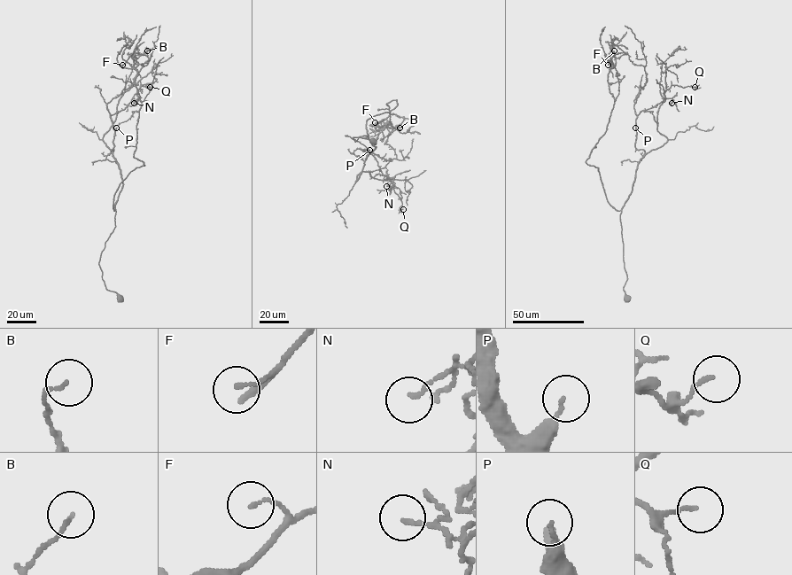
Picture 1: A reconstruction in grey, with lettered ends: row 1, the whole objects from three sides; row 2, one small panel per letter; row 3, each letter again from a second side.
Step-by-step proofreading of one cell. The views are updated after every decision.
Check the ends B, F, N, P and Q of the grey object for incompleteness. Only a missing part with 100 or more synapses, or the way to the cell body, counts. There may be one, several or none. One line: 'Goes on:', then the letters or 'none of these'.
Goes on: N

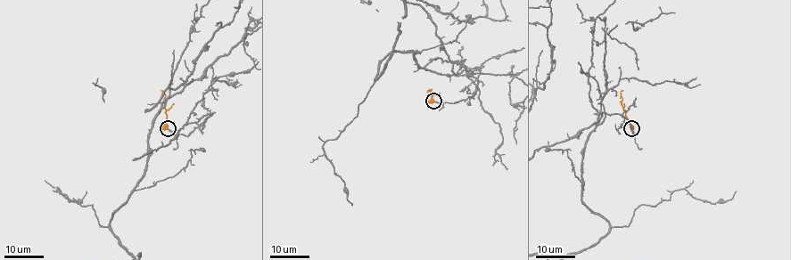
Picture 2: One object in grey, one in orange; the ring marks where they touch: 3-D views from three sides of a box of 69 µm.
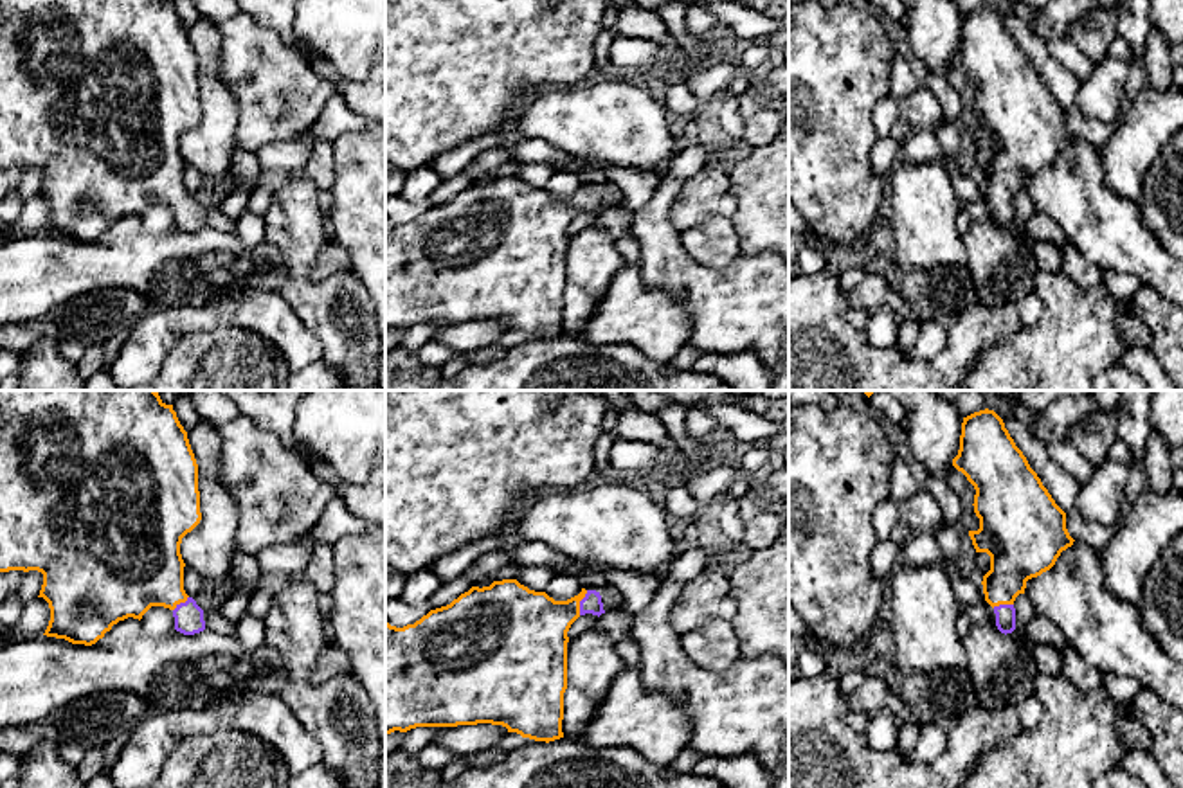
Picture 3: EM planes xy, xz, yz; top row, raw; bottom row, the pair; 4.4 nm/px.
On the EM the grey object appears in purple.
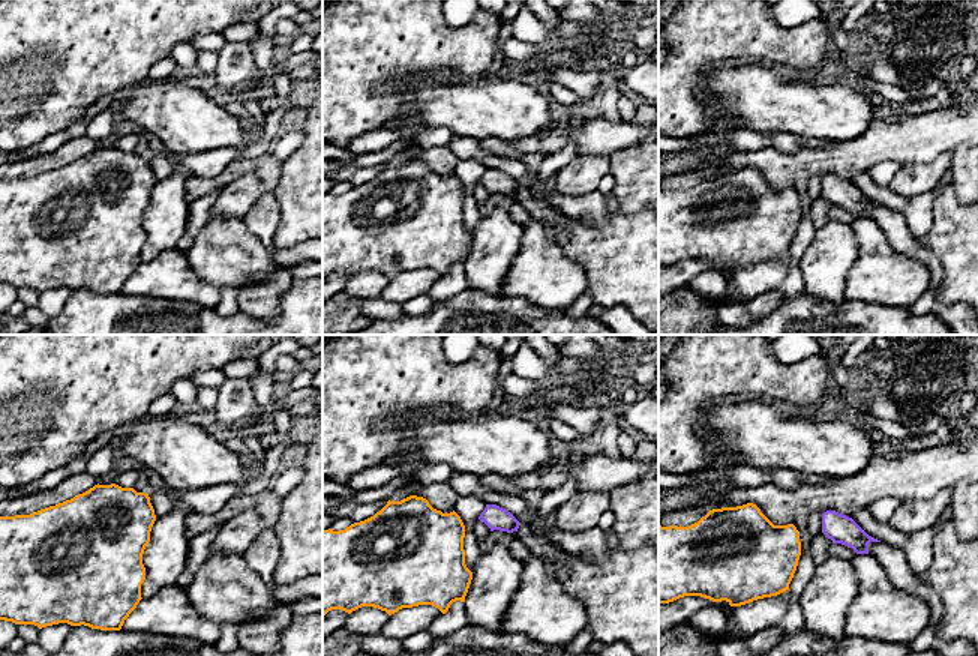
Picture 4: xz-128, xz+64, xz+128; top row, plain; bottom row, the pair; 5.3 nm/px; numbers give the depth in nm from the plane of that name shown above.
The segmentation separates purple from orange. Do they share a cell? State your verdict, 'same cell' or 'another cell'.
same cell

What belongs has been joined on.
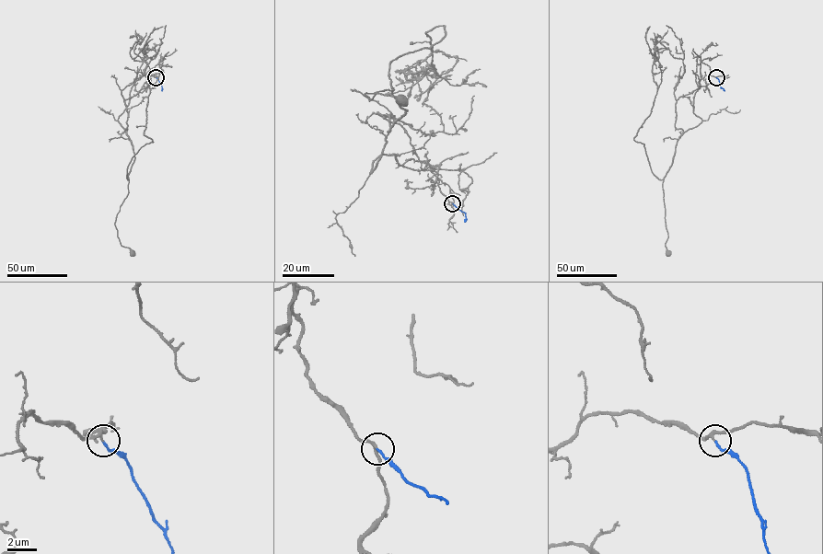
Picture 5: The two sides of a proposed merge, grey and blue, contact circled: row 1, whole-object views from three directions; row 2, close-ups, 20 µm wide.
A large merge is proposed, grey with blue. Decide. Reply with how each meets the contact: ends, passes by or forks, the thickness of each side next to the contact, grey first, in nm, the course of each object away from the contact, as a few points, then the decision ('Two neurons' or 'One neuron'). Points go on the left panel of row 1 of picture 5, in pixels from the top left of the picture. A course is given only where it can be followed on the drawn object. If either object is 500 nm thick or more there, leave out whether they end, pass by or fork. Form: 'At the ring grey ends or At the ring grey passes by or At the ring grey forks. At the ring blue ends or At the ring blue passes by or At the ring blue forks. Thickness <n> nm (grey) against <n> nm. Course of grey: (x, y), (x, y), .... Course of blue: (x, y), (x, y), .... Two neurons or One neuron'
At the ring grey passes by. At the ring blue ends. Thickness 190 nm (grey) against 150 nm. Course of grey: (156, 77), (149, 75), (136, 95), (124, 100), (126, 135), (134, 160), (115, 225), (121, 245), (133, 254). Course of blue: (156, 77), (161, 91). One neuron

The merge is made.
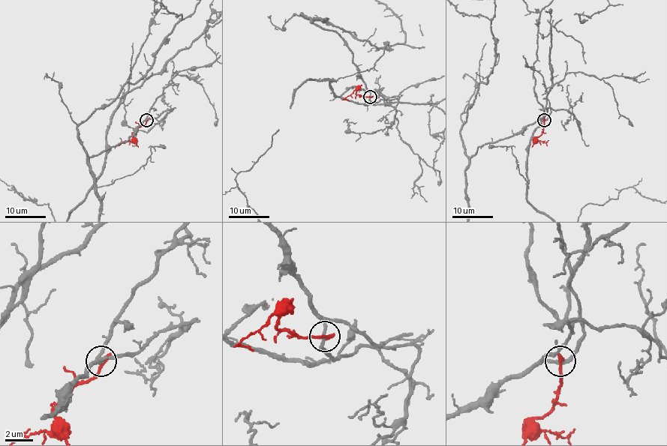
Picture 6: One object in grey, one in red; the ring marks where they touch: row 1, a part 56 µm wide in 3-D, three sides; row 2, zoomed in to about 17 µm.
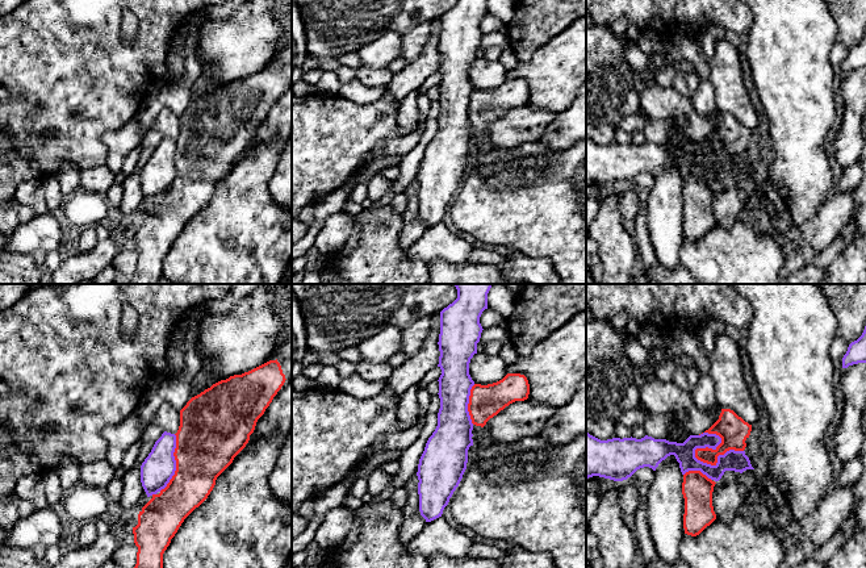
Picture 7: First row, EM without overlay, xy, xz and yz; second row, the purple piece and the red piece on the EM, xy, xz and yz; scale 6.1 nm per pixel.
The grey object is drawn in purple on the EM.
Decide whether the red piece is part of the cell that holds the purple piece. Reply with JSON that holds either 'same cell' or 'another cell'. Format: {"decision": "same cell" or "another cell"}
{"decision": "another cell"}

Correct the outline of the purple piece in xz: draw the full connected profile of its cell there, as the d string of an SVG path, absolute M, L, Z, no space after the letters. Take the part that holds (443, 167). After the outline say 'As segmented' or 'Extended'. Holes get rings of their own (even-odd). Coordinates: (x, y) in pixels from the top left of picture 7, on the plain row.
M457 0L457 4L440 17L439 83L440 114L438 131L428 143L418 170L419 217L426 227L442 222L444 213L459 192L467 175L468 155L473 151L473 129L468 117L470 95L474 91L469 80L469 68L477 59L482 32L480 22L488 14L488 0Z. As segmented

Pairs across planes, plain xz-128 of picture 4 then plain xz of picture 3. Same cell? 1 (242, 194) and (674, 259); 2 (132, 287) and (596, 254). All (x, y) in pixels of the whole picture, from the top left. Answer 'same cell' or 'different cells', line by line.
1: different cells
2: different cells

